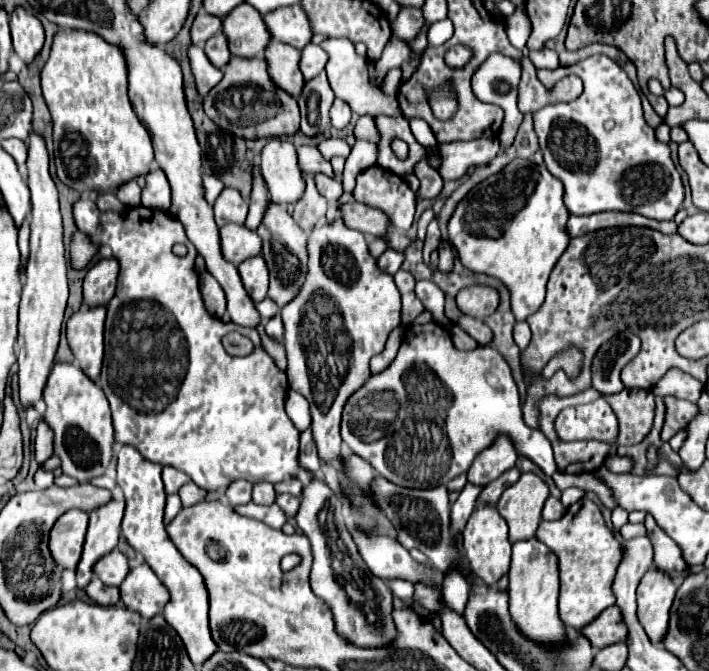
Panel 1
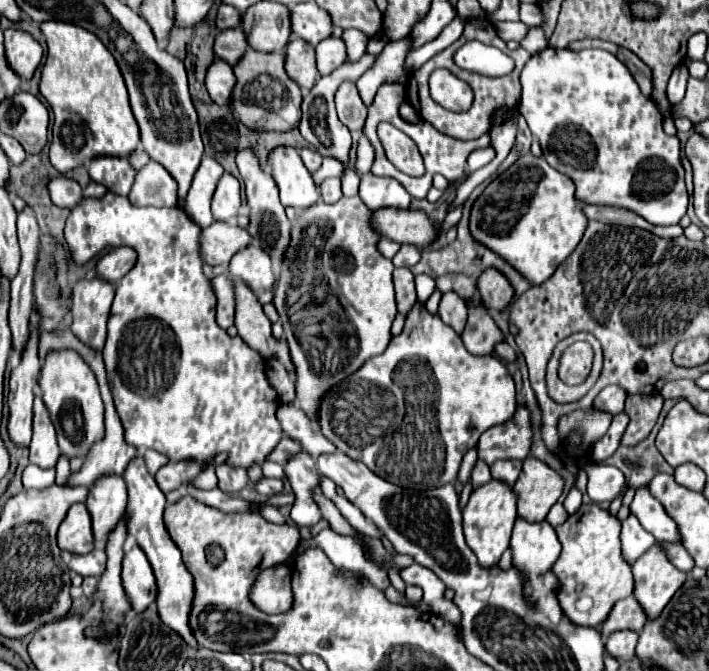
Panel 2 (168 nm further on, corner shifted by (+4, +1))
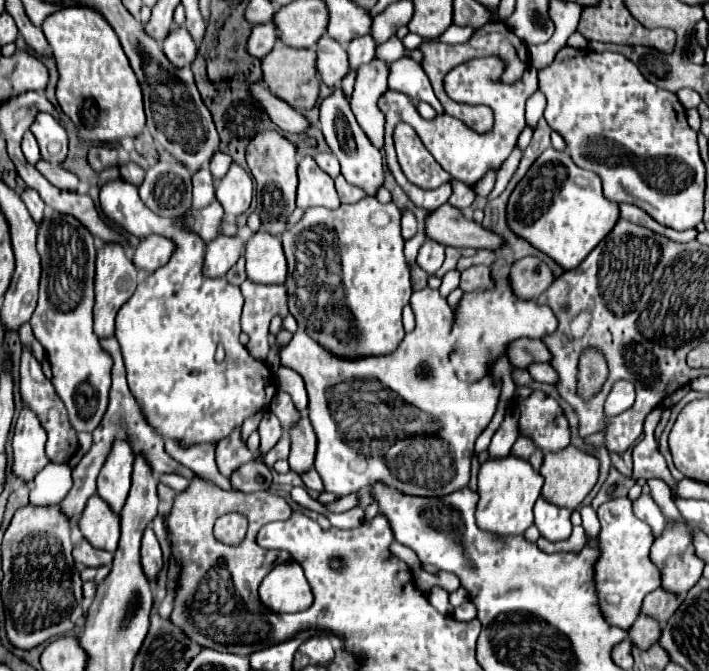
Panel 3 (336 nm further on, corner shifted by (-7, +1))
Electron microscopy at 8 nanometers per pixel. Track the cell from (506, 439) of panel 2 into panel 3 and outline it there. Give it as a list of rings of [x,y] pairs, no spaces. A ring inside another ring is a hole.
[[[533,391],[519,403],[519,435],[531,439],[543,453],[569,445],[569,425],[557,401],[543,391]]]

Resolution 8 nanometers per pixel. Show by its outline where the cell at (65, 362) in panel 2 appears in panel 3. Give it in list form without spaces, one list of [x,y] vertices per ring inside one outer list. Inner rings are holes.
[[[45,211],[43,225],[37,233],[37,249],[41,255],[41,287],[39,303],[31,317],[35,339],[45,347],[51,369],[53,387],[67,407],[69,421],[77,433],[93,433],[107,411],[107,393],[111,385],[111,357],[101,349],[93,333],[93,275],[95,275],[95,247],[93,237],[75,221]]]

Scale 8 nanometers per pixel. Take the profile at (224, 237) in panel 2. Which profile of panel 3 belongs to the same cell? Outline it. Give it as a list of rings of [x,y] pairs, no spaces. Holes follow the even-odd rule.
[[[219,235],[207,243],[203,273],[207,277],[223,277],[231,265],[235,265],[243,253],[245,241],[239,235]]]

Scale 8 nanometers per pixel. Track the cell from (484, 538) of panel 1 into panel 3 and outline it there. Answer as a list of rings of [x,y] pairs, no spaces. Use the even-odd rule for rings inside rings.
[[[513,455],[503,459],[489,459],[479,469],[479,503],[477,503],[477,527],[499,537],[523,535],[527,527],[533,525],[533,505],[541,495],[543,477],[533,471],[533,467]]]

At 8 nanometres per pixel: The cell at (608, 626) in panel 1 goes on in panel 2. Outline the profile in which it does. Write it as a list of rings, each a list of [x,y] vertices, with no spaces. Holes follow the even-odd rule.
[[[634,595],[618,601],[614,605],[614,609],[610,611],[608,619],[604,621],[604,625],[600,625],[600,631],[604,637],[608,637],[614,631],[620,629],[632,629],[632,631],[642,631],[644,623],[646,623],[646,613],[640,607],[640,603],[636,601]]]

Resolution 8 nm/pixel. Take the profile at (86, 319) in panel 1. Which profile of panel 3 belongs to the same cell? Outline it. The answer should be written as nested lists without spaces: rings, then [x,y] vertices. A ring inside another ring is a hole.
[[[107,243],[95,261],[95,307],[93,307],[93,329],[97,337],[111,337],[115,331],[115,313],[119,307],[133,295],[139,283],[139,271],[125,255],[125,249],[119,243]]]

